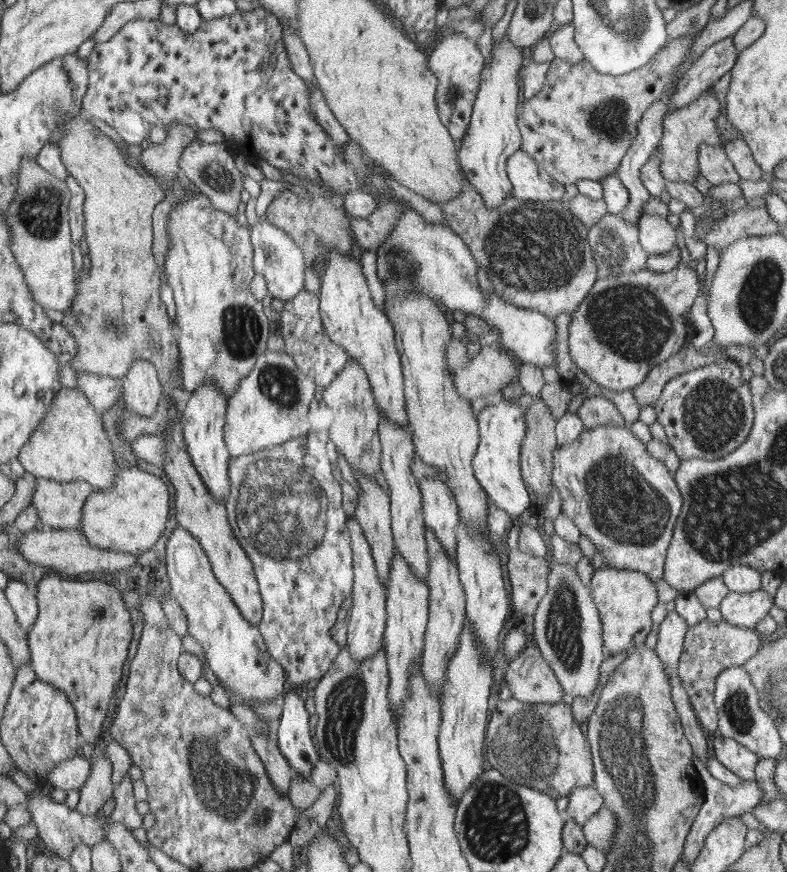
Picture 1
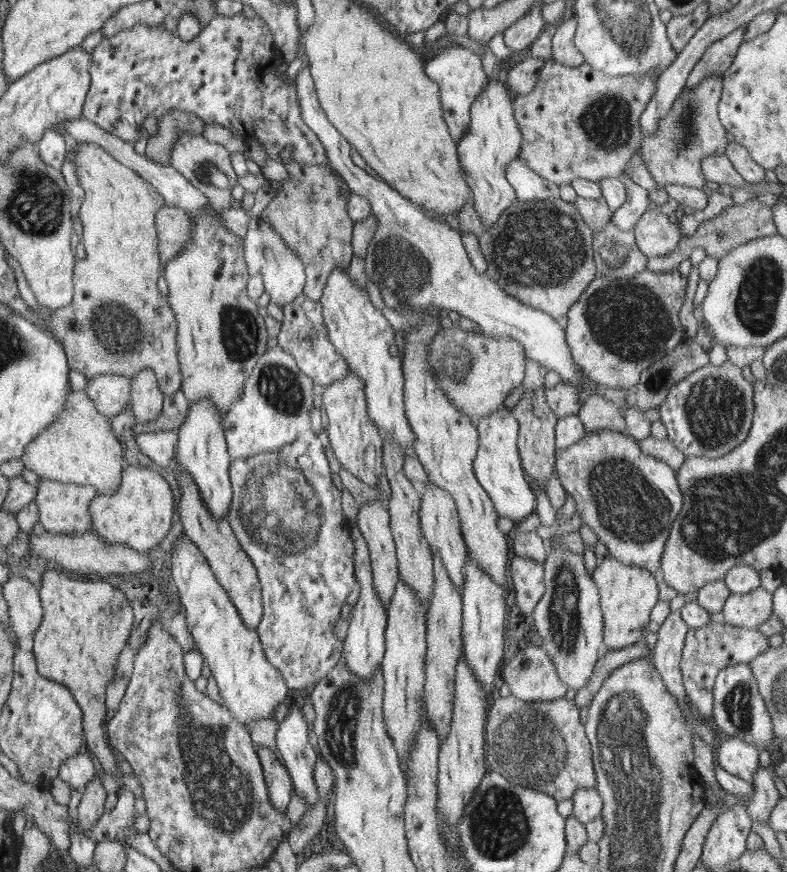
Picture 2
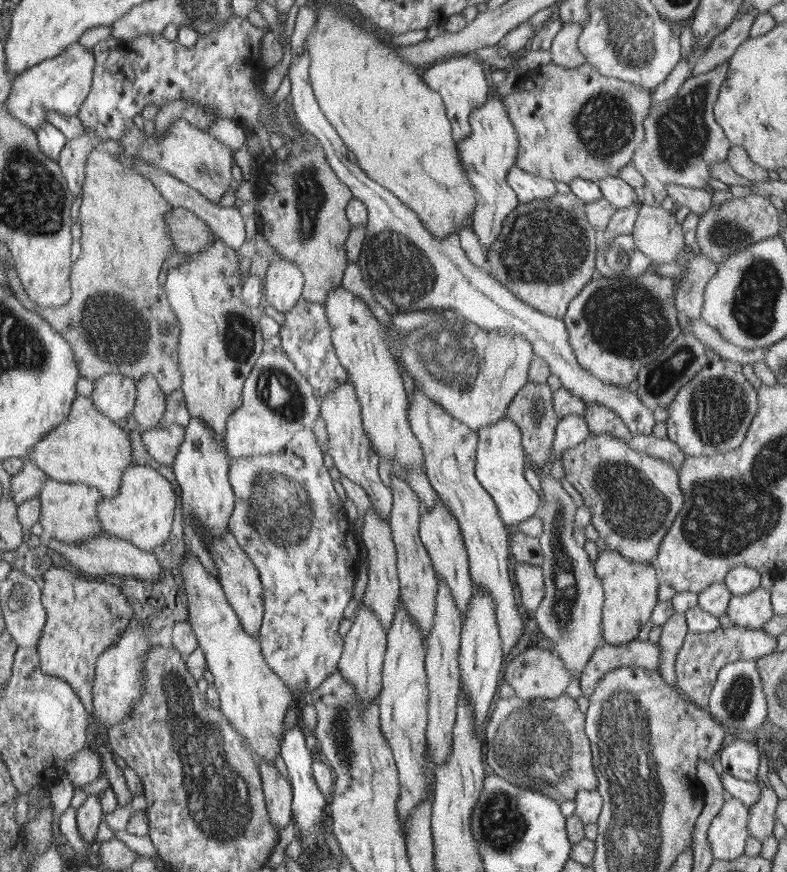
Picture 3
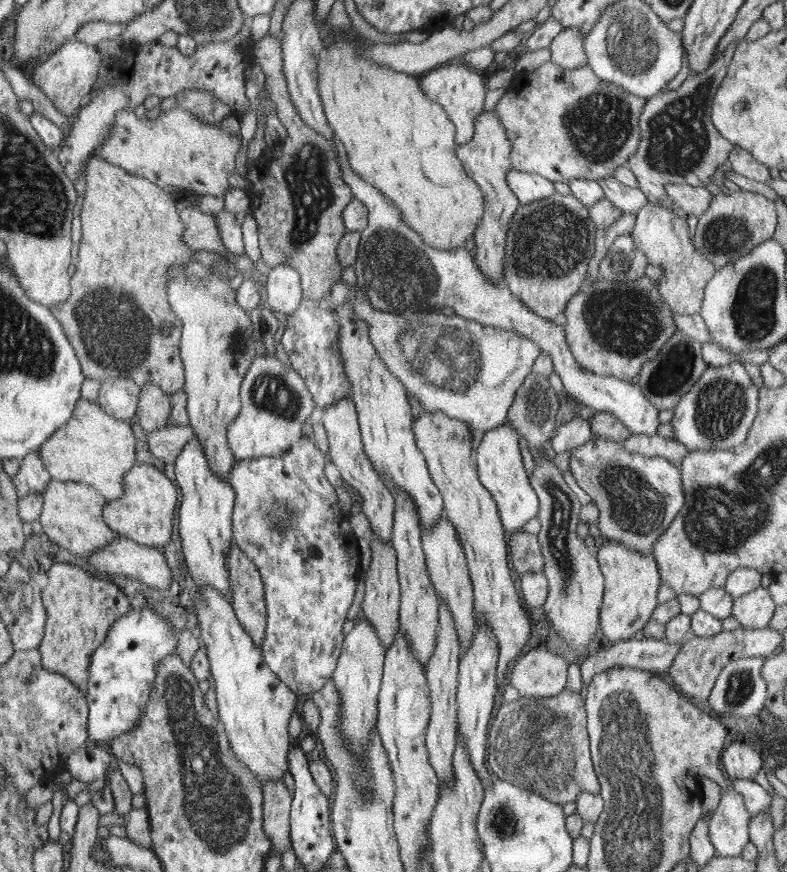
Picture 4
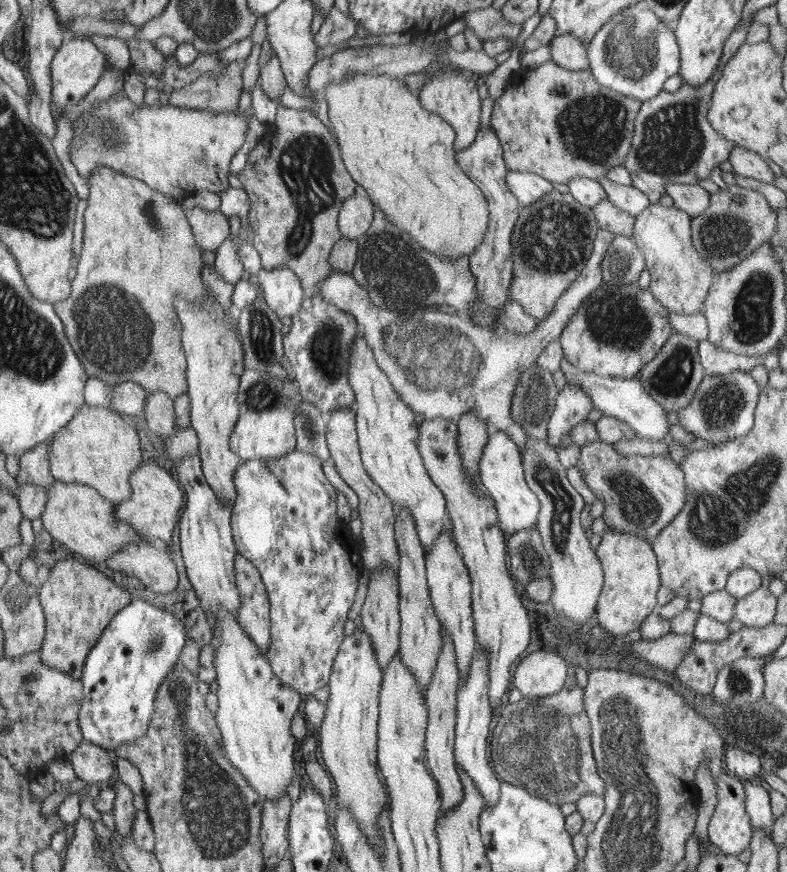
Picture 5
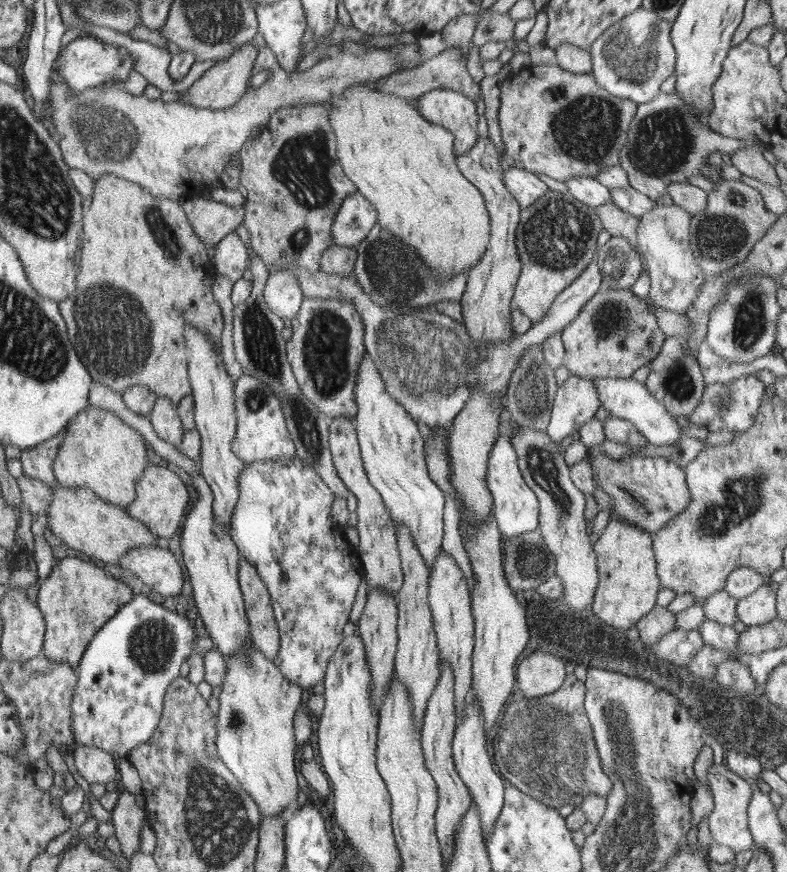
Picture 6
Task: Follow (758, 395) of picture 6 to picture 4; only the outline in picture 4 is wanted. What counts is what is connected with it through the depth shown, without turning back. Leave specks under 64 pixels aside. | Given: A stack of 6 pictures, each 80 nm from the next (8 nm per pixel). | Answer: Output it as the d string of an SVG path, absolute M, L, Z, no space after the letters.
M741 364L706 367L694 385L672 408L673 438L688 451L727 450L743 442L756 415L758 388L749 381Z

